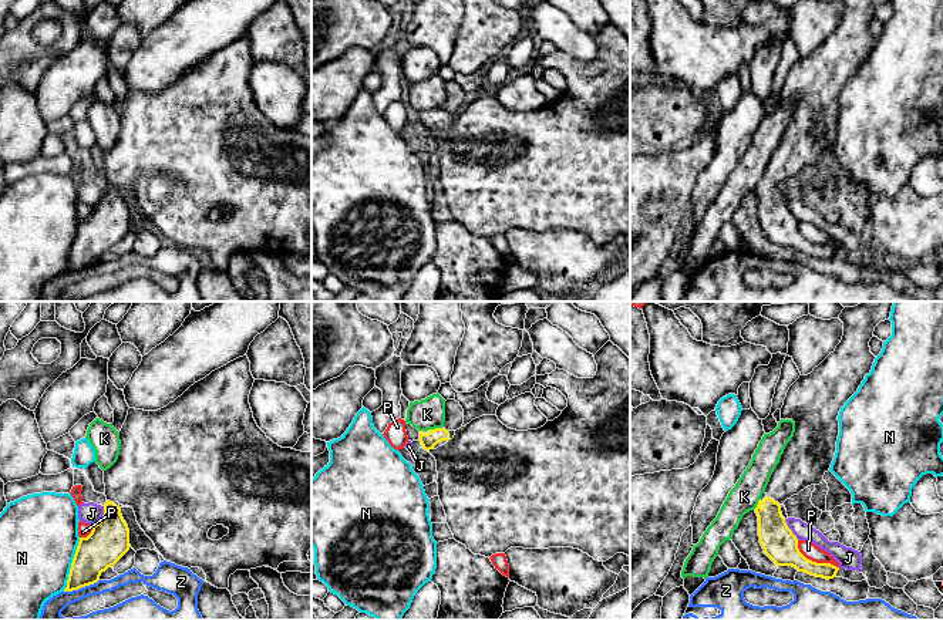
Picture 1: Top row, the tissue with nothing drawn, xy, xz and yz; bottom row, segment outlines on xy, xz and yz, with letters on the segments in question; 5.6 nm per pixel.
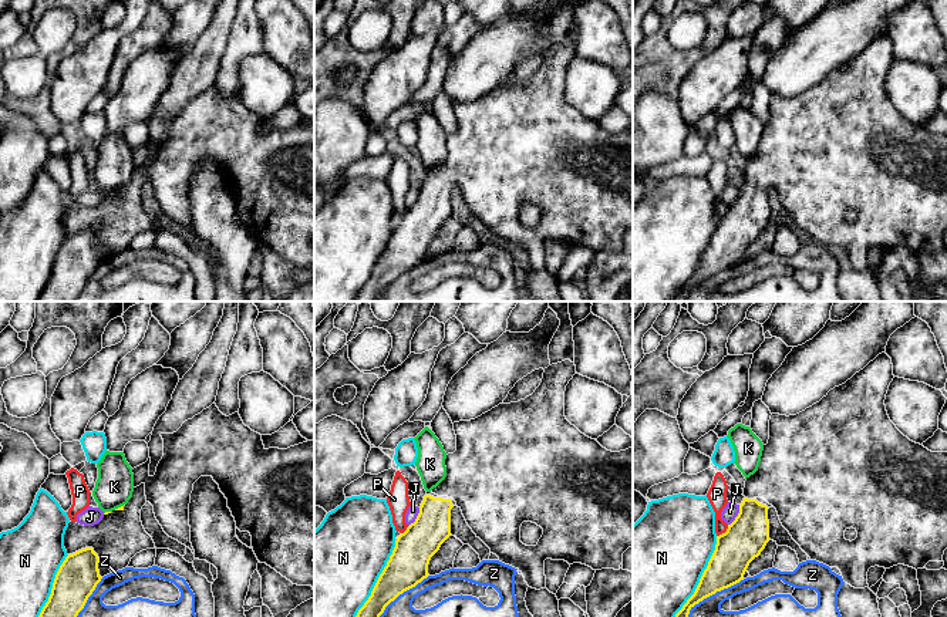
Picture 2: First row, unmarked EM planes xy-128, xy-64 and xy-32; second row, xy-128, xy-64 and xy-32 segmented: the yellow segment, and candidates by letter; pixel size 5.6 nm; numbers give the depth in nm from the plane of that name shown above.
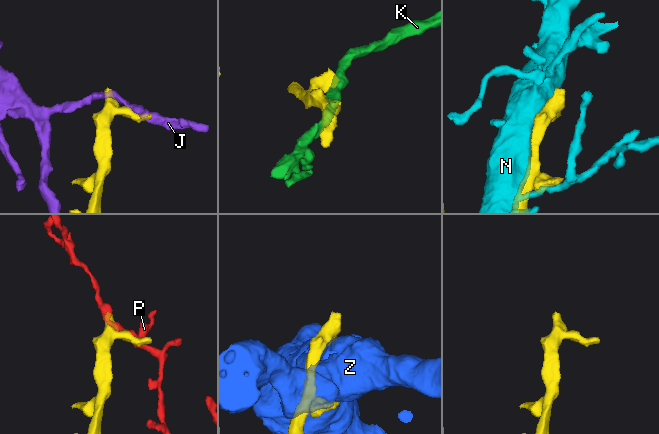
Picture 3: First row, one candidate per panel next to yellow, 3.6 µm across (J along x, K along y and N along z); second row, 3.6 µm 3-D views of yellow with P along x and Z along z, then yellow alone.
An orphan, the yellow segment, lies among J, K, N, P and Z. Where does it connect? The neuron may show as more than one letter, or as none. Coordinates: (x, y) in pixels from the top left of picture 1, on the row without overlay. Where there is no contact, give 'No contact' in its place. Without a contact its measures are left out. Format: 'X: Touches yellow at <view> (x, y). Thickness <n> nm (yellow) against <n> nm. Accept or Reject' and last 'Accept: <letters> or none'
J: Touches yellow at xy (103, 198). Thickness 220 nm (yellow) against 120 nm. Reject
K: Touches yellow at xz (435, 110). Thickness 90 nm (yellow) against 180 nm. Reject
N: Touches yellow at xy (71, 246). Thickness 220 nm (yellow) against 440 nm. Reject
P: Touches yellow at yz (815, 243). Thickness 190 nm (yellow) against 90 nm. Reject
Z: Touches yellow at xy (81, 268). Thickness 220 nm (yellow) against 130 nm. Reject
Accept: none

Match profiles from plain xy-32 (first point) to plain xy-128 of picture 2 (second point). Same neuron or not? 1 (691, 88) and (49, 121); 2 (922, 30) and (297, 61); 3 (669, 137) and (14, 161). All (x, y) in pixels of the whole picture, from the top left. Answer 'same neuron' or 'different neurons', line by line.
1: different neurons
2: same neuron
3: same neuron

